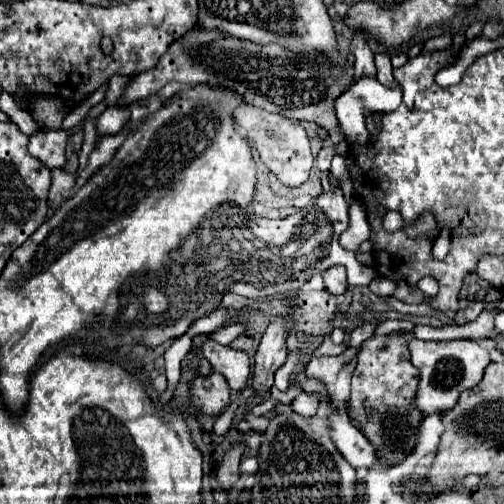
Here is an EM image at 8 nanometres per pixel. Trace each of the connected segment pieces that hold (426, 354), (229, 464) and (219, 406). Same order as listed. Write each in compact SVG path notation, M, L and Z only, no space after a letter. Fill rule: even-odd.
M410 339L408 349L410 349L410 355L412 355L412 363L418 365L418 369L420 369L420 383L418 383L418 389L416 389L414 407L422 413L422 417L428 417L432 413L450 411L456 405L462 391L472 389L474 385L478 385L478 381L484 375L486 365L490 363L488 349L484 349L476 341L468 341L468 339L450 341ZM441 365L446 369L454 369L454 371L437 373L437 367Z
M234 443L234 447L224 455L224 461L216 473L216 479L220 485L230 487L240 479L240 461L242 461L242 453L244 453L244 443Z
M212 373L208 377L198 375L190 389L194 407L208 415L218 415L230 403L230 387L220 373Z

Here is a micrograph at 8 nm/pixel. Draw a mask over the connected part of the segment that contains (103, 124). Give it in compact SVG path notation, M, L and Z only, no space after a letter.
M130 105L106 107L106 111L98 117L98 133L100 135L120 133L128 121L130 121Z

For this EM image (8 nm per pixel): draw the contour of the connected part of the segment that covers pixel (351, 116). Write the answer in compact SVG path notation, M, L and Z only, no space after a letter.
M376 77L358 79L338 101L336 113L338 121L346 133L348 141L364 143L368 139L368 129L364 123L364 113L370 111L394 111L402 103L400 87L390 88L380 85Z

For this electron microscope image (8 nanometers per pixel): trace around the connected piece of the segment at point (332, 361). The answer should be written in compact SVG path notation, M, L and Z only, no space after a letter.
M360 346L356 348L349 347L338 357L314 357L308 365L306 365L306 373L310 377L318 377L320 381L324 383L334 383L336 381L336 375L342 367L342 363L346 359L354 359L356 357Z

